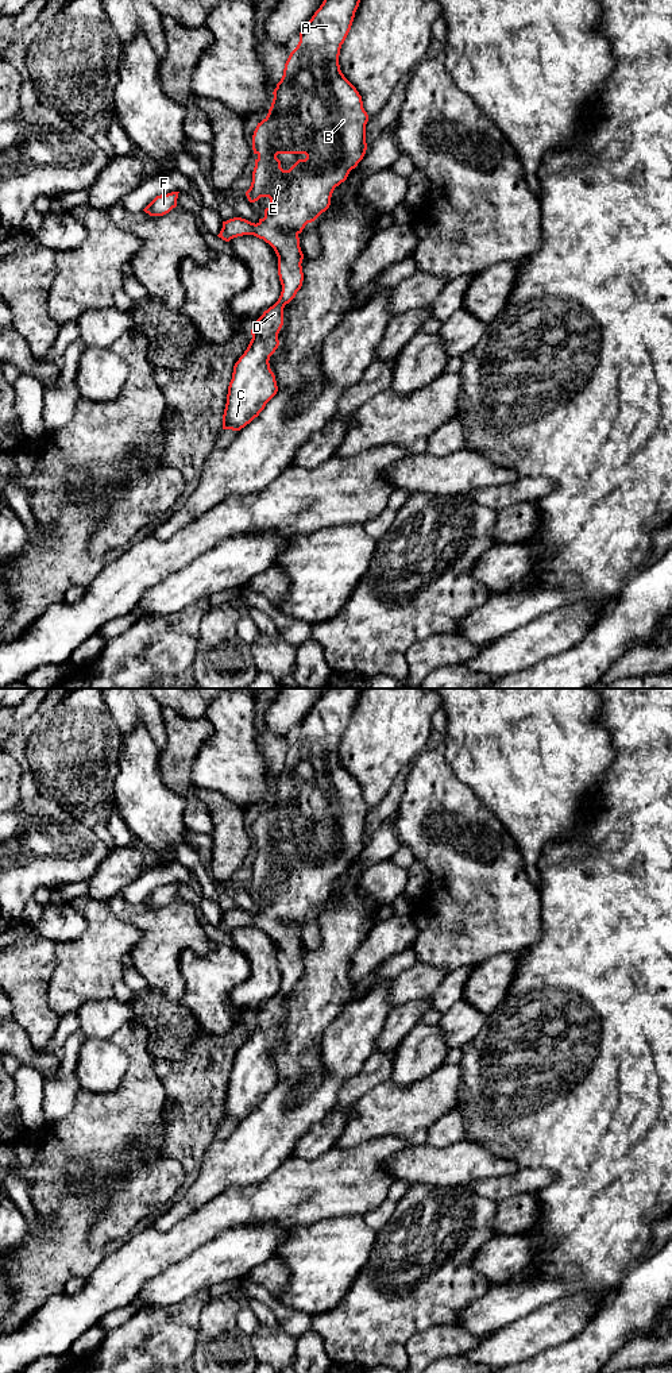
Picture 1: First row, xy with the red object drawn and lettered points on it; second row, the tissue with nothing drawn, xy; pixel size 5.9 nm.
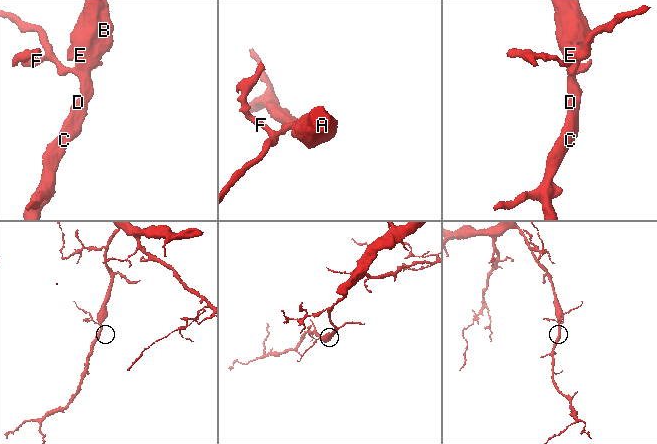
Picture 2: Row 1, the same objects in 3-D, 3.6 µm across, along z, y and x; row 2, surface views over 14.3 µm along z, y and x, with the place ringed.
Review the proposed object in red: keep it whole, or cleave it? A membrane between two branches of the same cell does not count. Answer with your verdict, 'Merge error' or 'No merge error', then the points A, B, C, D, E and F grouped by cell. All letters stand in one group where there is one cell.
No merge error. Groups: A B C D E F

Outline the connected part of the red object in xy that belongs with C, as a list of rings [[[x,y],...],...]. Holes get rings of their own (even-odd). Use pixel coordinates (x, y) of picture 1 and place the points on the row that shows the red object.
[[[324,0],[312,19],[300,32],[300,42],[290,53],[281,81],[273,95],[267,116],[258,123],[252,135],[252,150],[258,155],[252,182],[246,196],[250,203],[260,197],[270,198],[264,217],[251,223],[242,217],[223,221],[217,235],[225,242],[243,235],[254,235],[269,243],[278,257],[278,275],[282,292],[278,301],[254,323],[252,339],[233,366],[223,414],[223,429],[240,431],[264,409],[277,394],[275,375],[270,369],[270,356],[279,346],[278,333],[283,325],[283,308],[302,286],[302,259],[298,235],[308,223],[314,221],[331,205],[336,186],[344,182],[352,169],[363,159],[366,124],[368,115],[362,96],[344,77],[339,65],[344,43],[360,0]],[[278,154],[305,154],[289,170],[281,167]]]

